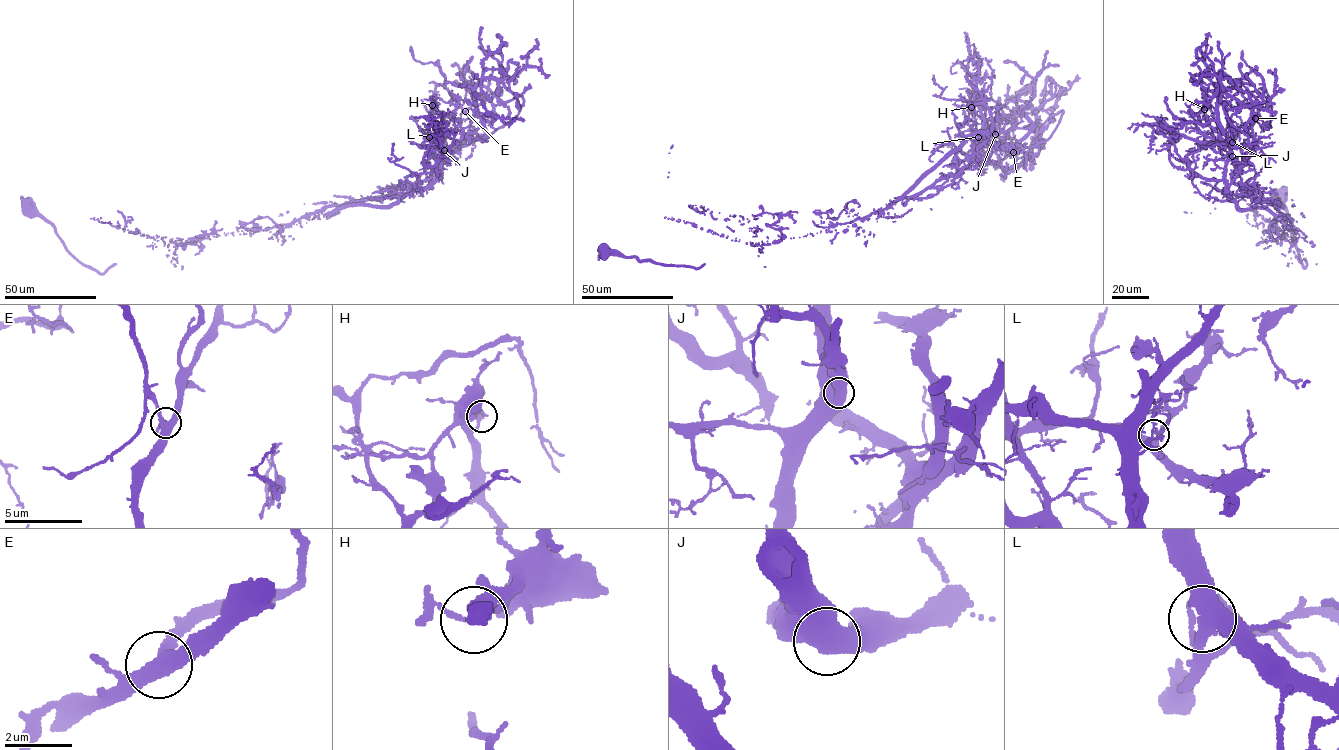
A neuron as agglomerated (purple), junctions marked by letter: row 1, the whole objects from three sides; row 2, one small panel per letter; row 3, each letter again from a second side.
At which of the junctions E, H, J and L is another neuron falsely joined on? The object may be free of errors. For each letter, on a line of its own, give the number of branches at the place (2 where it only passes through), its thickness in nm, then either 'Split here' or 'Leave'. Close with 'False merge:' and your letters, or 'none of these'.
E: Branches: 3. Thickness 400 nm. Leave
H: Branches: 2. Thickness 220 nm. Split here
J: Branches: 2. Thickness 700 nm. Leave
L: Branches: 3. Thickness 320 nm. Leave
False merge: H

